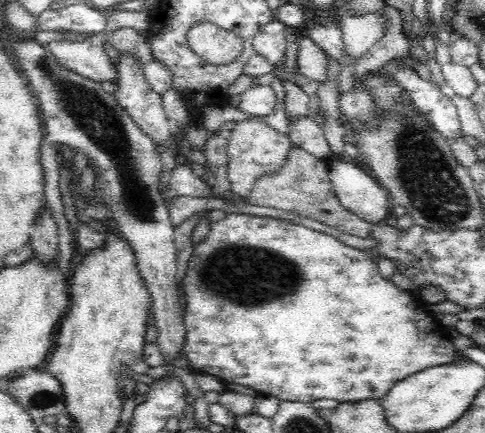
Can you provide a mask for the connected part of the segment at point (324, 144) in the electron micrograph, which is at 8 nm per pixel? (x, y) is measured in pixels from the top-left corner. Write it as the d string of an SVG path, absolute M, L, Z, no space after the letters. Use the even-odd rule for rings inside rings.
M302 116L300 120L290 120L288 122L288 134L293 142L293 146L302 148L327 162L333 158L330 143L325 137L323 127L319 126L310 116Z

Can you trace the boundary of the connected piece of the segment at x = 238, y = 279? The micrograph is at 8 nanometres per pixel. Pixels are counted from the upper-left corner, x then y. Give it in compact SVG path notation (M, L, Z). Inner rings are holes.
M228 213L223 219L212 224L206 238L195 246L194 254L189 260L188 270L181 284L180 292L186 299L183 316L186 342L181 348L183 364L186 364L197 375L212 375L226 384L242 384L242 386L253 387L259 394L276 396L281 401L311 402L320 400L320 398L332 398L340 403L345 403L376 400L376 398L384 398L398 381L416 374L416 372L467 360L462 352L454 347L453 342L447 338L447 330L437 322L435 315L429 312L428 306L420 296L417 296L415 292L402 291L390 279L380 275L378 260L358 248L345 244L334 236L281 219ZM276 296L282 296L282 302L276 300L272 304L266 304L268 298L276 298Z

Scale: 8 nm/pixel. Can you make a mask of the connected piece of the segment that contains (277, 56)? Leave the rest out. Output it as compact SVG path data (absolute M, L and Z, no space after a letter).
M277 19L264 24L253 40L255 54L263 56L274 67L281 65L286 60L286 34L284 30L287 28L283 22Z

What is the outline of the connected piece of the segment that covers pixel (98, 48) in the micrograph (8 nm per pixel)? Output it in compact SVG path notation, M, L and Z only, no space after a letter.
M98 33L77 41L66 38L45 45L64 68L93 80L116 82L117 67L104 51L109 34Z

